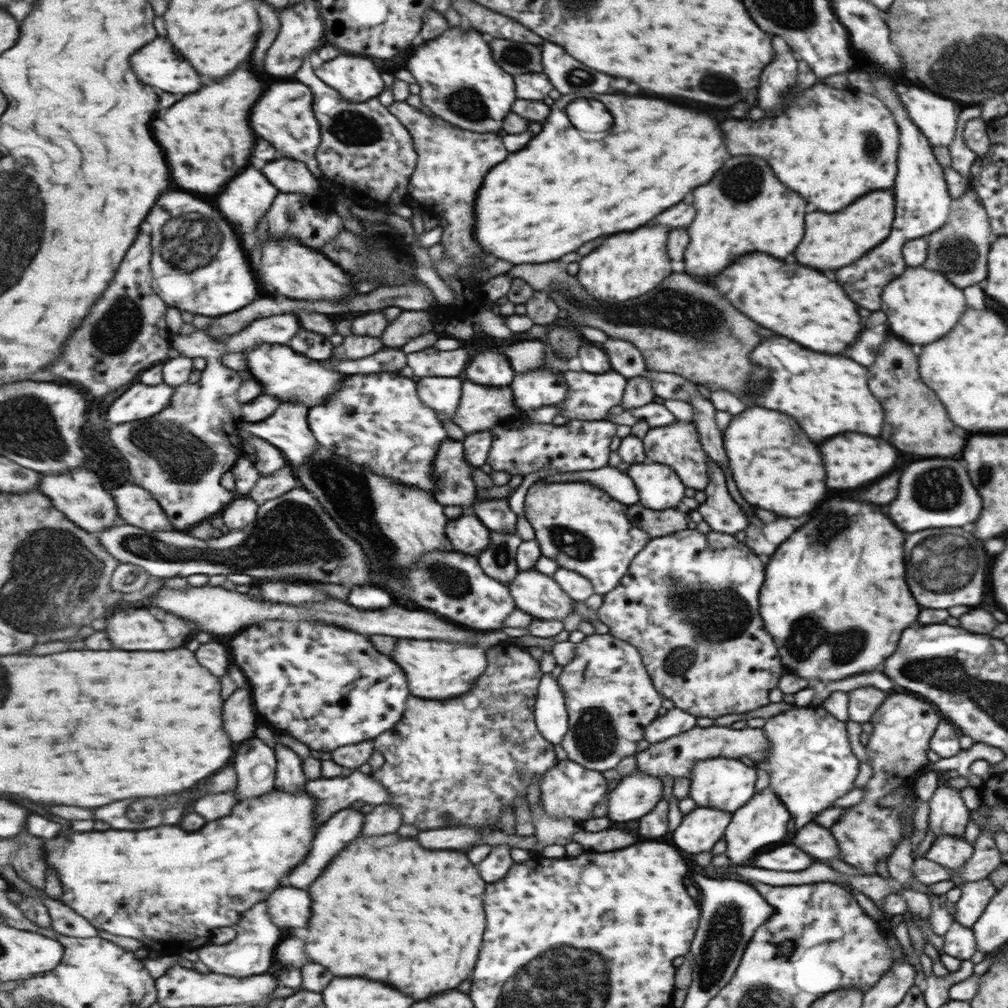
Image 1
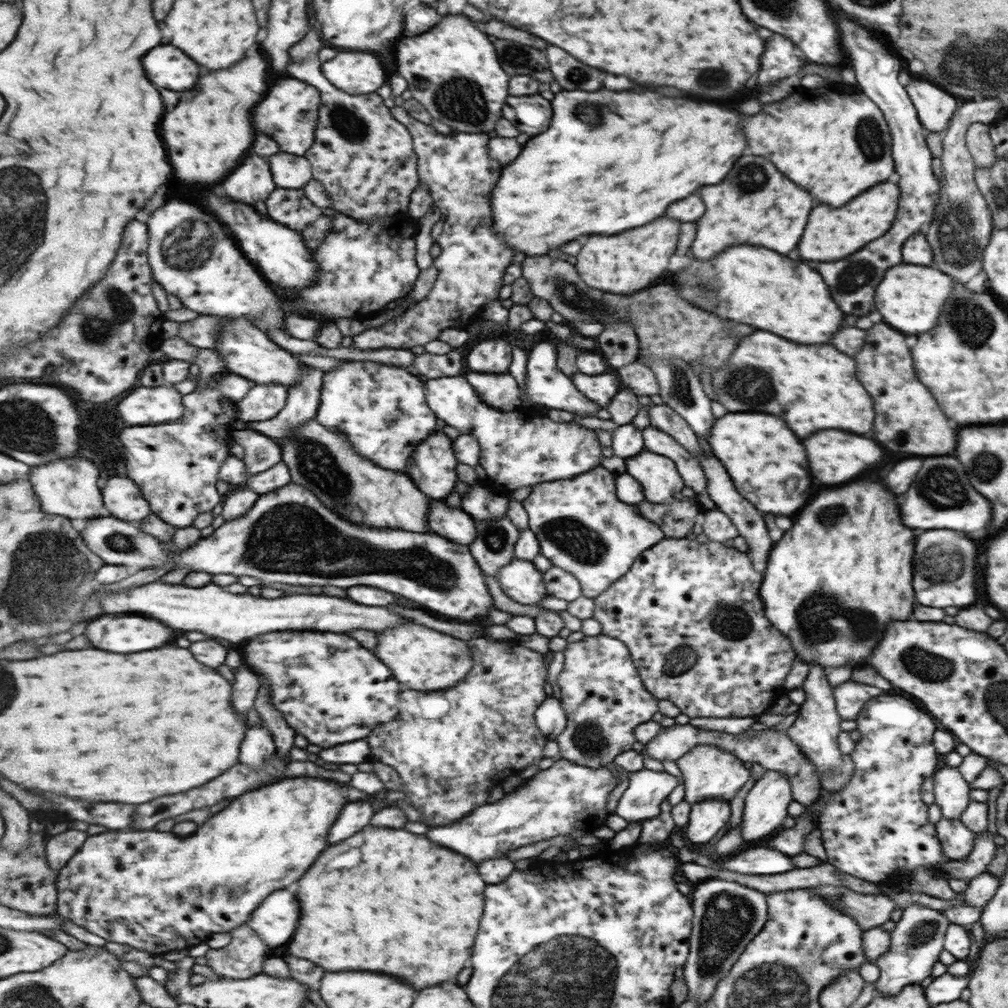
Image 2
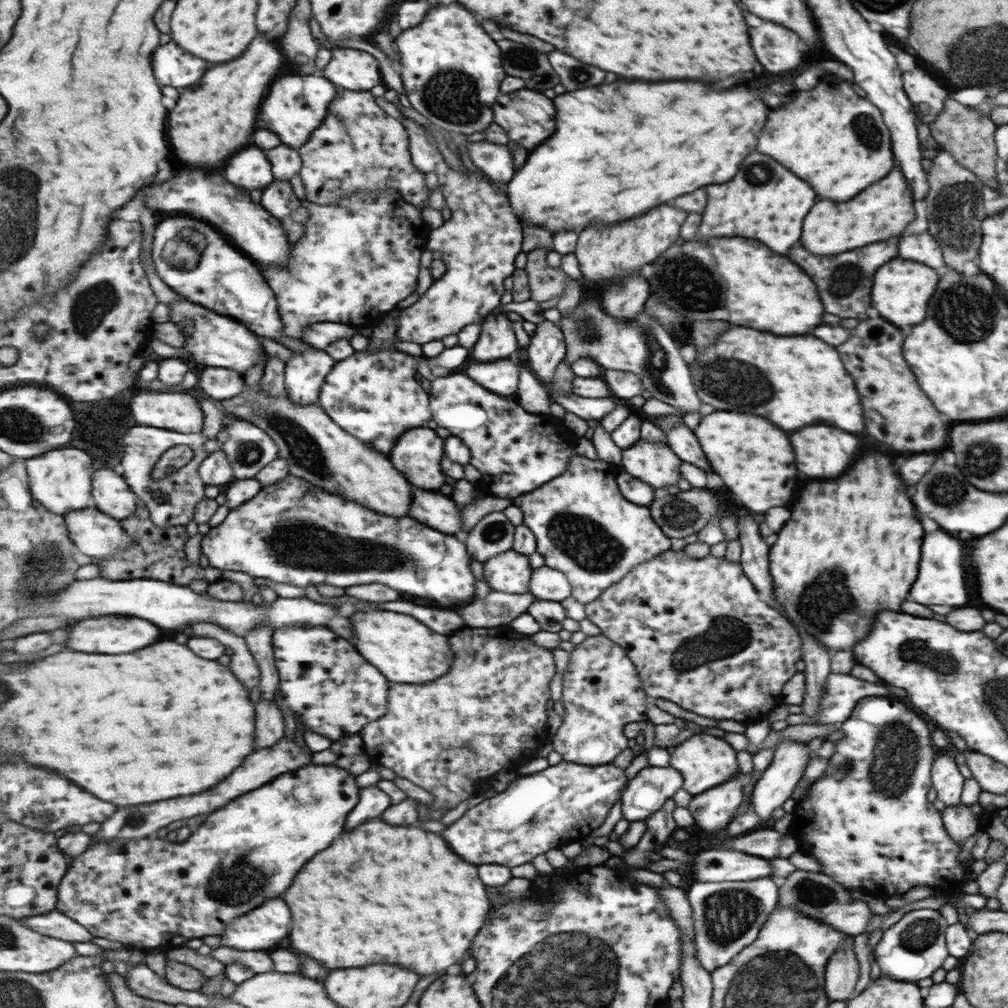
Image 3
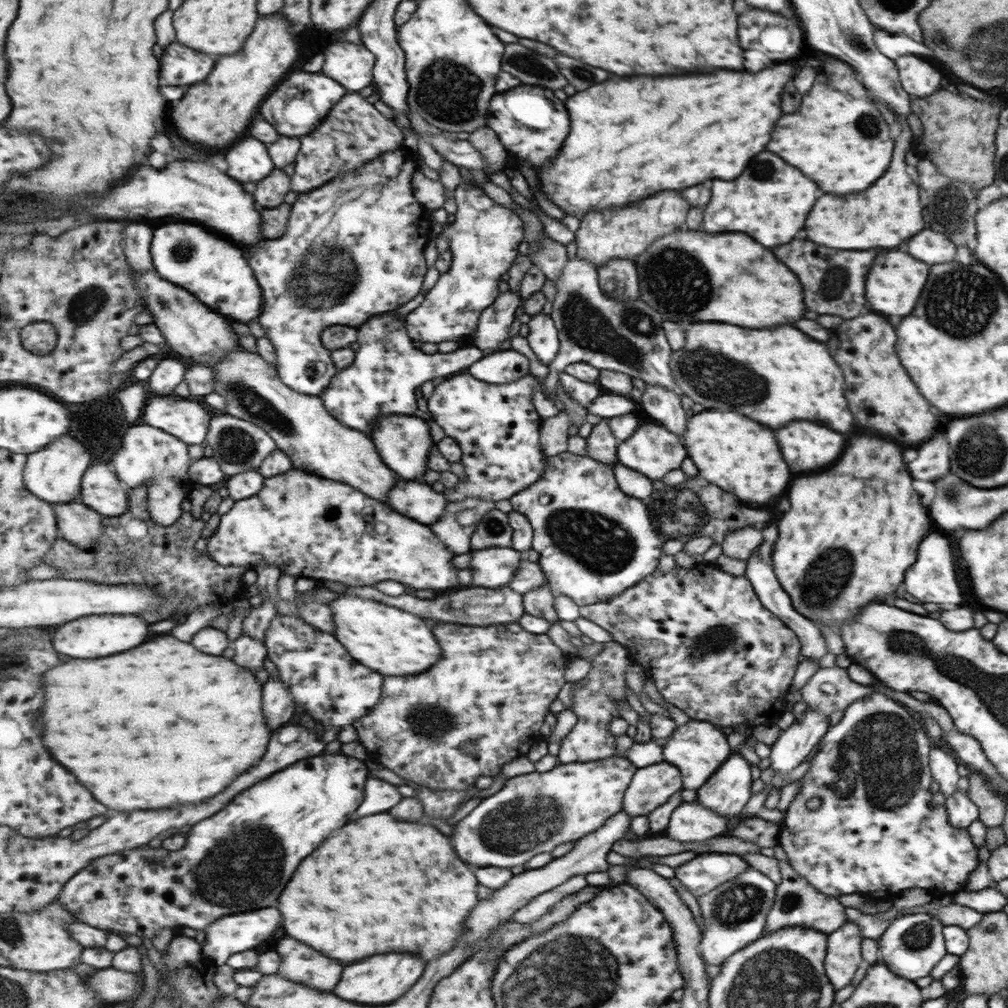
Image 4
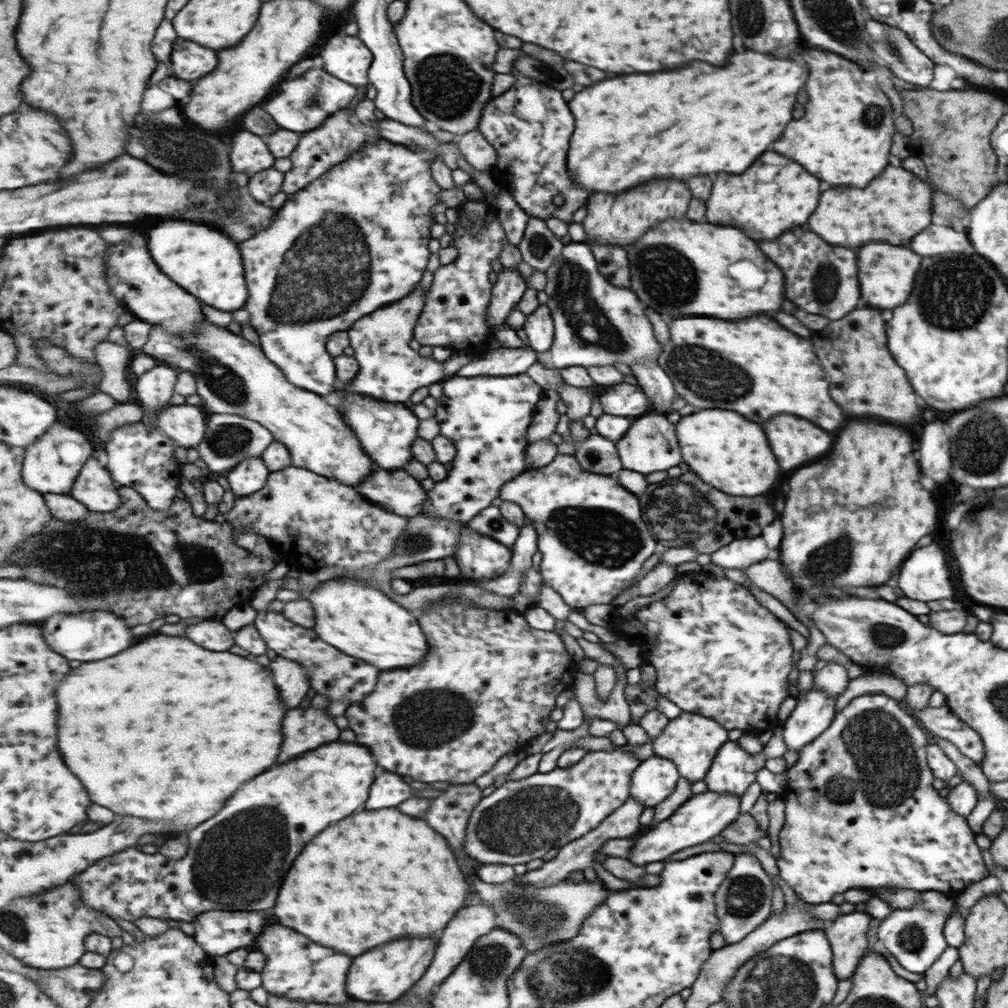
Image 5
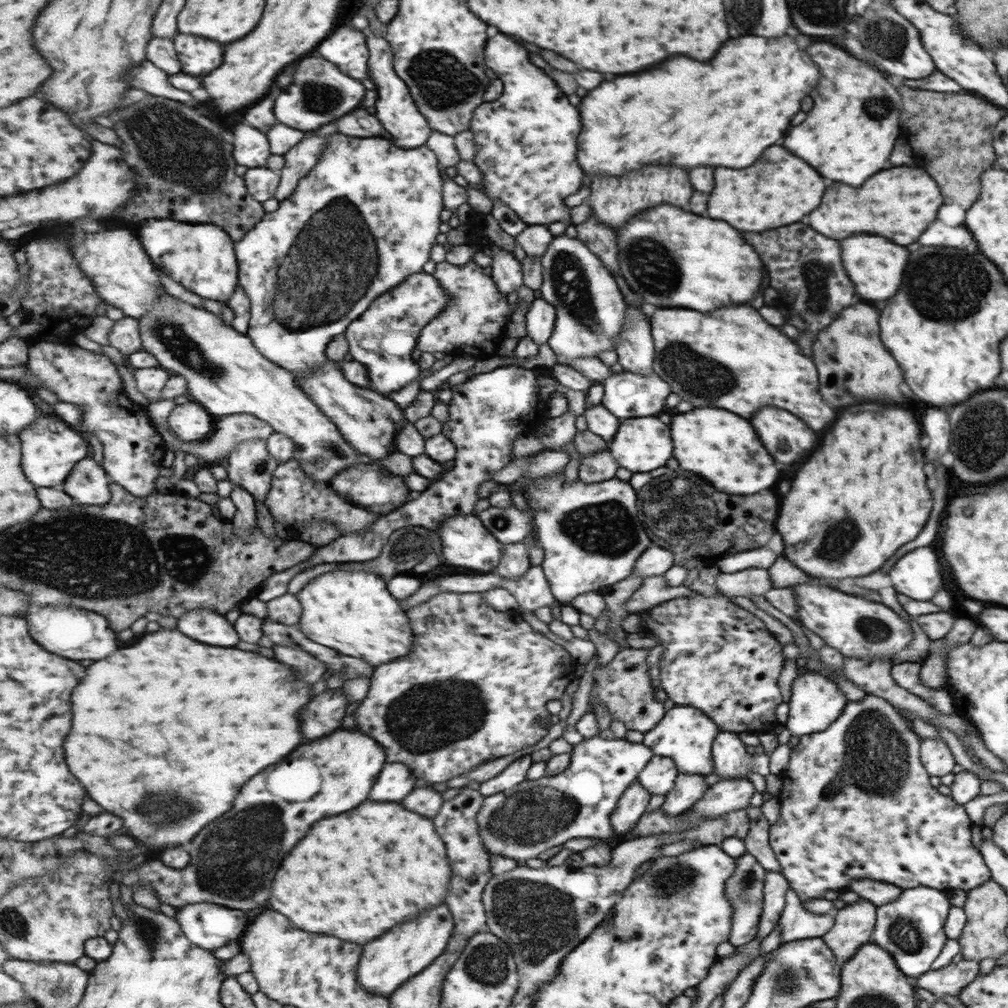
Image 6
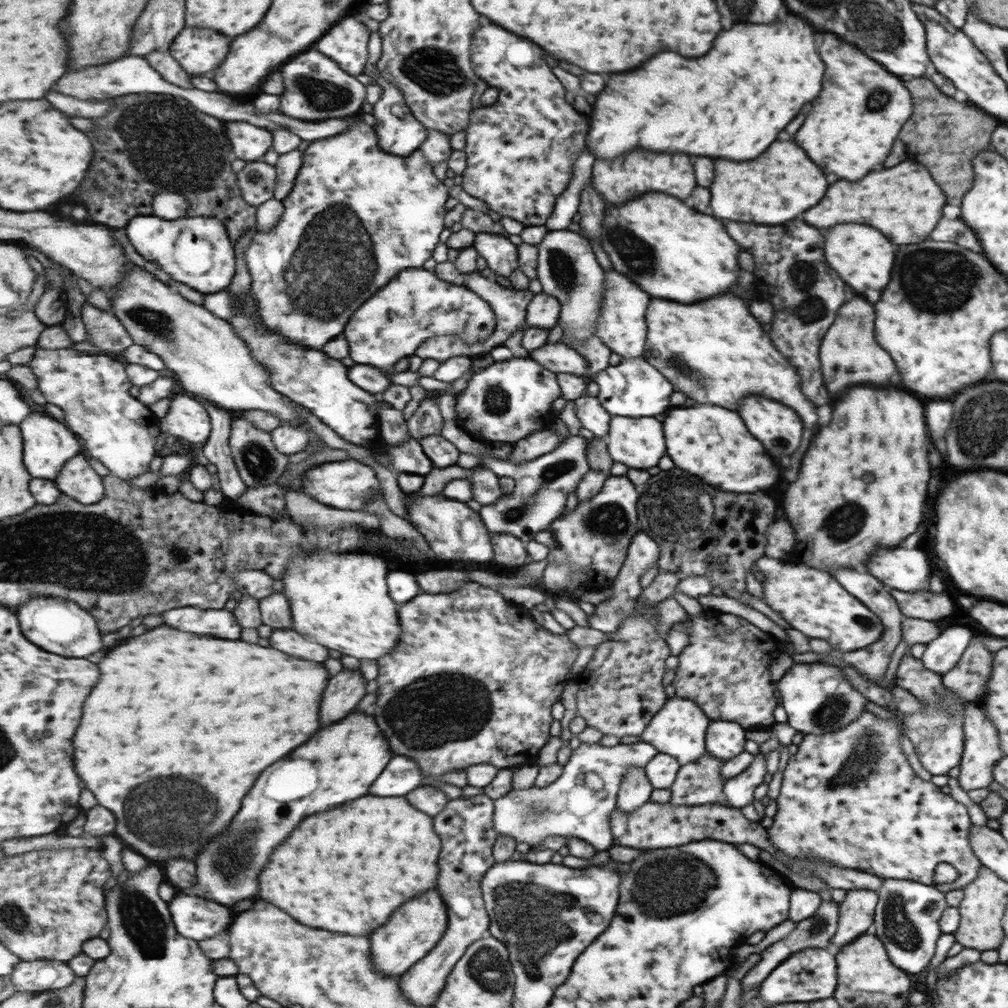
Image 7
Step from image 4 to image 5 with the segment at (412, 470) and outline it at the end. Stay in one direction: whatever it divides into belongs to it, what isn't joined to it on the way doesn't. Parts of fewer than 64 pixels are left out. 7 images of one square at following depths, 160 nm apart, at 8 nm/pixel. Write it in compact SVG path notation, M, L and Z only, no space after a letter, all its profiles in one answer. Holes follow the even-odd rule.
M339 383L334 394L340 400L337 406L349 426L357 430L357 438L361 438L362 445L369 457L379 467L391 470L403 468L411 460L416 460L413 445L420 438L420 420L413 414L410 407L400 402L385 402L365 398L363 394L357 394L347 390L346 385Z

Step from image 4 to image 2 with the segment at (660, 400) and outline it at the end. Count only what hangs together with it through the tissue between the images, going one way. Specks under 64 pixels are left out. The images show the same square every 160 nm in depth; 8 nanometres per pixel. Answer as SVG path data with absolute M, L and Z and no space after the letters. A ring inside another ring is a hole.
M703 454L703 456L696 456L697 460L701 460L700 466L705 466L705 474L709 474L707 478L707 486L705 492L707 496L715 503L716 508L718 508L723 514L727 515L727 518L733 523L733 526L737 529L737 536L742 536L747 543L748 549L746 554L748 558L751 559L752 566L760 572L763 572L767 565L767 558L771 551L771 537L768 534L768 530L765 528L763 523L763 518L761 518L761 512L757 512L747 500L743 500L731 486L731 480L729 476L725 474L723 466L709 454Z

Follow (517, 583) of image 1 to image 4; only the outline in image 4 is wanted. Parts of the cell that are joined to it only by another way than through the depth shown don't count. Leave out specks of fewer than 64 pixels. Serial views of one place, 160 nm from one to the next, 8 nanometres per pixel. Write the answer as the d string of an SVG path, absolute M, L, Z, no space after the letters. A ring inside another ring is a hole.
M512 546L471 550L470 556L472 586L492 589L511 586L523 560L523 553Z

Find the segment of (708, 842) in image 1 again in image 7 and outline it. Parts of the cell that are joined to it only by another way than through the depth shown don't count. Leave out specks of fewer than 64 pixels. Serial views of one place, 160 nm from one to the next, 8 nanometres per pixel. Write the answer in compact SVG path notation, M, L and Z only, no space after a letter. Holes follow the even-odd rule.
M710 720L704 734L707 753L725 762L743 752L745 730L740 723L724 720Z

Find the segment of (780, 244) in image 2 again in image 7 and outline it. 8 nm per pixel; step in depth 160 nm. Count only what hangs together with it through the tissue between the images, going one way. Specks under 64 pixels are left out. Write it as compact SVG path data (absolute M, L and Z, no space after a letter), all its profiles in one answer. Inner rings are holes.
M773 142L769 154L761 154L753 162L715 160L713 174L711 215L735 222L783 224L815 206L827 188L823 172L793 142Z

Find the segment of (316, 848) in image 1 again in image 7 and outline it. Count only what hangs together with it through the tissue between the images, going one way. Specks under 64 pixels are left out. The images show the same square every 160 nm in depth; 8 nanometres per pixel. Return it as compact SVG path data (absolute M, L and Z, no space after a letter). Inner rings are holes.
M395 756L393 762L385 768L385 774L373 786L375 796L407 796L415 788L423 786L421 766L407 756Z

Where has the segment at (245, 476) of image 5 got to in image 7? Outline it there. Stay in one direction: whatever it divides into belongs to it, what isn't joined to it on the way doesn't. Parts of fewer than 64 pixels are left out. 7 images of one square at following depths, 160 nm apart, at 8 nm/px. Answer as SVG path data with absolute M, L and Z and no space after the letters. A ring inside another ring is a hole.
M232 412L233 422L230 436L230 445L232 448L233 458L237 463L240 475L243 480L251 488L261 488L275 484L280 480L281 474L285 472L285 468L290 464L289 456L281 454L276 447L270 432L261 430L253 421L250 421L245 412Z

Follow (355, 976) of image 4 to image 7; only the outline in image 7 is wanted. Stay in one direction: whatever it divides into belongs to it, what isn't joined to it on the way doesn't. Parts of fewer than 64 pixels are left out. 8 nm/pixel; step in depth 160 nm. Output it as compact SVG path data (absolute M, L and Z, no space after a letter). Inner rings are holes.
M429 890L429 894L421 894L421 898L413 898L413 902L405 904L405 910L397 910L397 914L371 936L372 959L376 969L380 973L401 978L416 962L433 952L449 930L448 907L437 890Z

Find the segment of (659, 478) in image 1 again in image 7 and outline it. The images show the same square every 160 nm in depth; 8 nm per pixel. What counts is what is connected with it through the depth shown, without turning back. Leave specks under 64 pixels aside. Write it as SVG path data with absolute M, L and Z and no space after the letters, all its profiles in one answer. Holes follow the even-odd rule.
M611 417L603 441L610 460L624 464L627 468L637 468L637 470L653 468L657 466L659 458L665 456L661 422L657 422L655 418Z

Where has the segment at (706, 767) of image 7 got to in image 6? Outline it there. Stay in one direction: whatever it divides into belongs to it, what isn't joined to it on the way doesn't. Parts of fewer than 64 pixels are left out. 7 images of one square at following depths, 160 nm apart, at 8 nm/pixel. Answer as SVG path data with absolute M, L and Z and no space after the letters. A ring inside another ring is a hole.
M681 773L677 778L677 790L673 794L665 794L660 810L665 816L677 817L687 812L702 797L709 786L705 784L703 775Z

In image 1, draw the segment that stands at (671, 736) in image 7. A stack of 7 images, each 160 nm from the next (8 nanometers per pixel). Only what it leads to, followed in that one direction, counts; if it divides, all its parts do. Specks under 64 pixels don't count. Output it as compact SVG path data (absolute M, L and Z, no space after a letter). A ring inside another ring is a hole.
M712 758L698 760L690 768L690 785L688 798L695 802L696 807L721 810L733 813L746 805L753 797L753 782L755 782L755 768L741 764L739 759Z

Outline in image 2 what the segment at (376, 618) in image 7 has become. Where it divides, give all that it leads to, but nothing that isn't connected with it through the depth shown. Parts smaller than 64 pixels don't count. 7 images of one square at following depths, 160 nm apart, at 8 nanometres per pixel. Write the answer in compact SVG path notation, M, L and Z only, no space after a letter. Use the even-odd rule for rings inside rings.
M407 622L393 630L379 632L377 638L379 638L377 654L381 654L385 662L389 662L389 668L393 670L397 680L411 690L431 692L431 690L445 690L454 687L473 668L469 646L463 640L431 630L421 624Z

